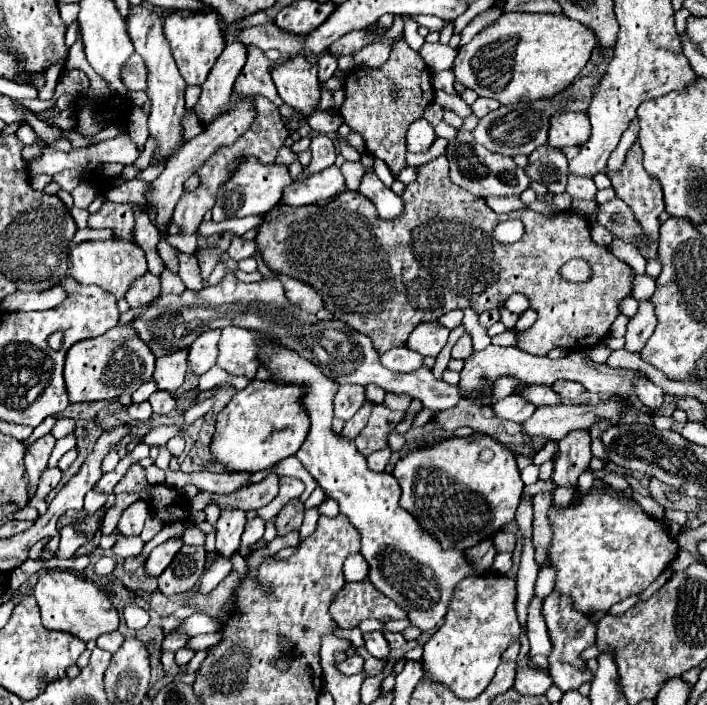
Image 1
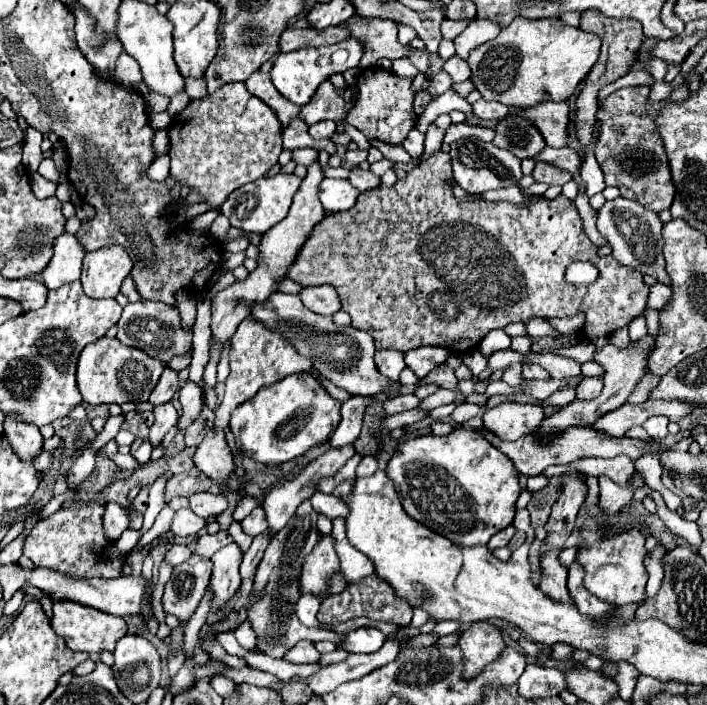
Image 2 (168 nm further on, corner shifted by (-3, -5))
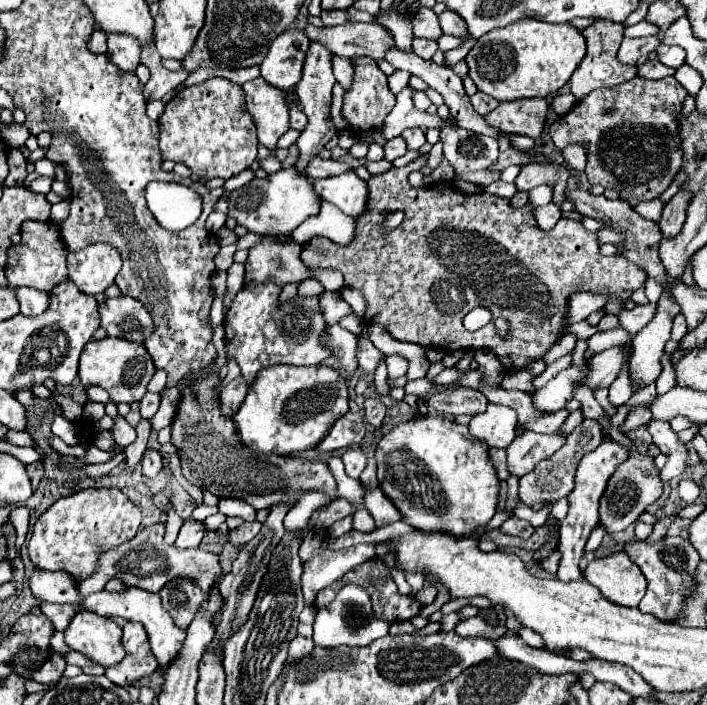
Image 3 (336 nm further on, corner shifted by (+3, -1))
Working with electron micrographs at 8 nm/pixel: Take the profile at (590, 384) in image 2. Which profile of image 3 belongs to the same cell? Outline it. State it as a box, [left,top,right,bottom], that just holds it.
[585,347,625,391]

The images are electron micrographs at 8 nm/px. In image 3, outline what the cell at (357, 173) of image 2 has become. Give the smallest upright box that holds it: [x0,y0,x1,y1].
[307,157,353,179]

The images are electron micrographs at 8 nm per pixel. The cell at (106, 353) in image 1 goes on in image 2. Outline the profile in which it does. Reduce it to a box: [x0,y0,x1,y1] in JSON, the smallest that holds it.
[77,337,165,405]

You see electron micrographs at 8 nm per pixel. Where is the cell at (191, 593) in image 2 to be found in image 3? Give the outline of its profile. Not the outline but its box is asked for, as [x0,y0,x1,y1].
[159,579,207,629]

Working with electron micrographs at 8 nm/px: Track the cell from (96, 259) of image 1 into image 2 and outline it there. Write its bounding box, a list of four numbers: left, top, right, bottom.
[81,245,131,297]

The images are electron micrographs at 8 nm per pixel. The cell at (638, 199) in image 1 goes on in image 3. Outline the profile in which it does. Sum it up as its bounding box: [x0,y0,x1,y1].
[549,77,685,205]

